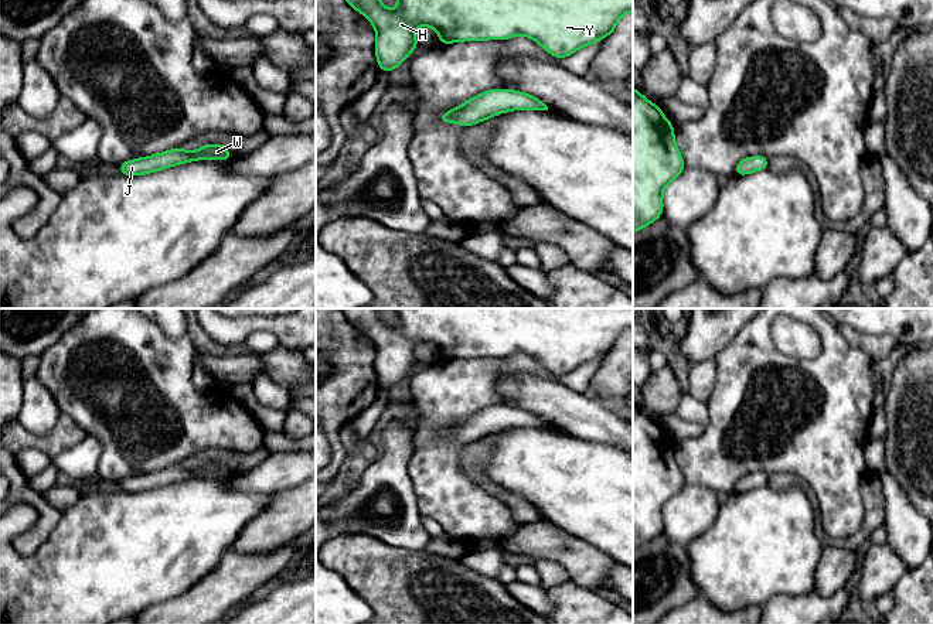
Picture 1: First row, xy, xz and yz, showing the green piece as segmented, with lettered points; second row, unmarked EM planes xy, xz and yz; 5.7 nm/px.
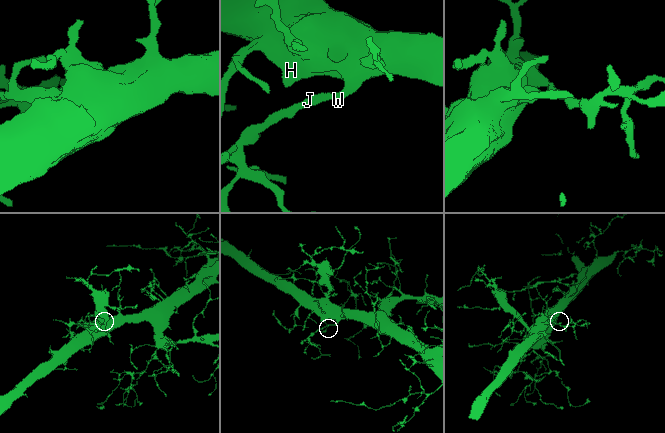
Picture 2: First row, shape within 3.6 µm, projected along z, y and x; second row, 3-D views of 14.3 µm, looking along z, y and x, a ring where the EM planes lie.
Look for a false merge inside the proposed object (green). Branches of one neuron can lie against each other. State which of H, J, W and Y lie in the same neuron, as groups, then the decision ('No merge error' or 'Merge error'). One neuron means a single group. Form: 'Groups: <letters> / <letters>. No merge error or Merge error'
Groups: H J W Y. No merge error

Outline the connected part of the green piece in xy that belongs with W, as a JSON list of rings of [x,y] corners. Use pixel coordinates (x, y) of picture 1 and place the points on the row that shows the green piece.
[[[205,144],[195,151],[177,147],[150,157],[125,161],[119,164],[119,171],[125,175],[143,175],[194,160],[231,160],[232,157],[231,151],[221,144]]]

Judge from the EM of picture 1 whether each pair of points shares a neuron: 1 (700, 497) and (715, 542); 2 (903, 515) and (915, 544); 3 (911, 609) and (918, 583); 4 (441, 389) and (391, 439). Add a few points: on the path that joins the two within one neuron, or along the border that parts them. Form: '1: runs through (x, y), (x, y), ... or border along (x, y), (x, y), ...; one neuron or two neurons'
1: border along (721, 503), (715, 521), (685, 545); two neurons
2: runs through (903, 522), (911, 536); one neuron
3: runs through (916, 603), (918, 589); one neuron
4: border along (414, 422), (414, 450), (411, 454); two neurons

